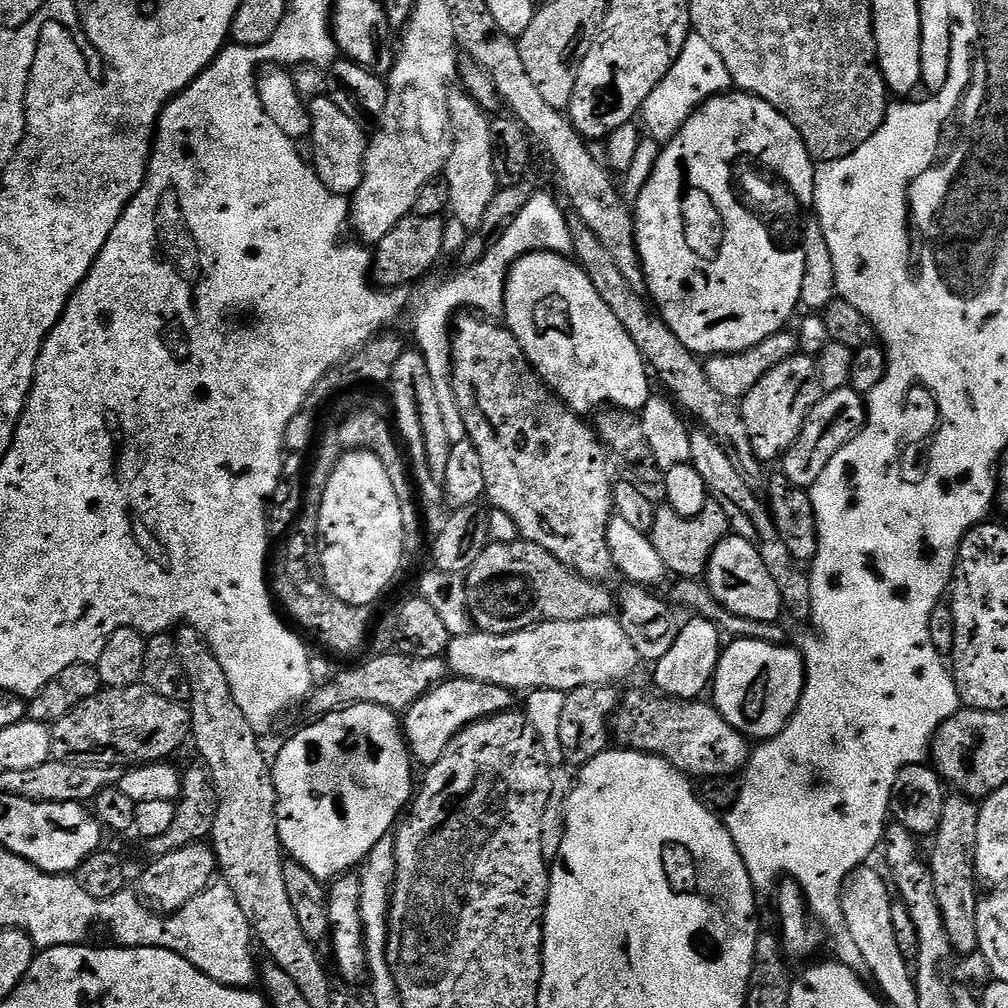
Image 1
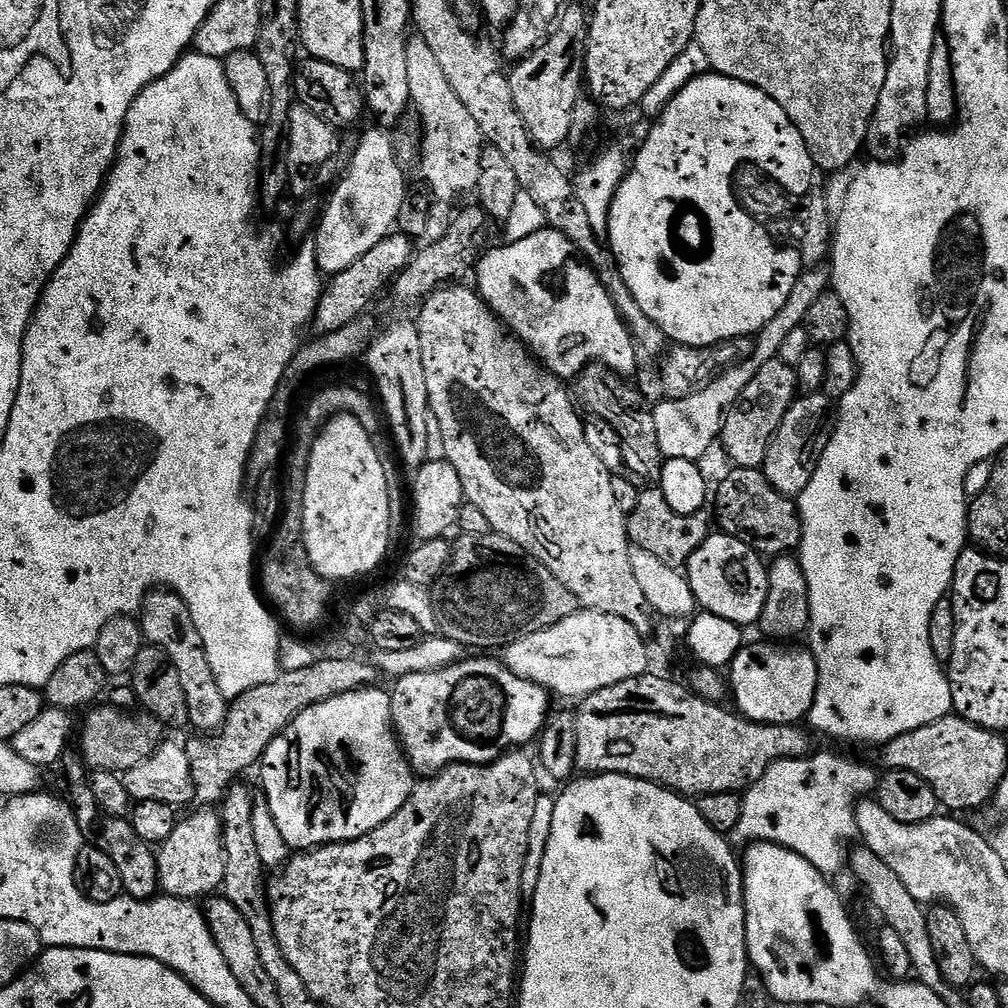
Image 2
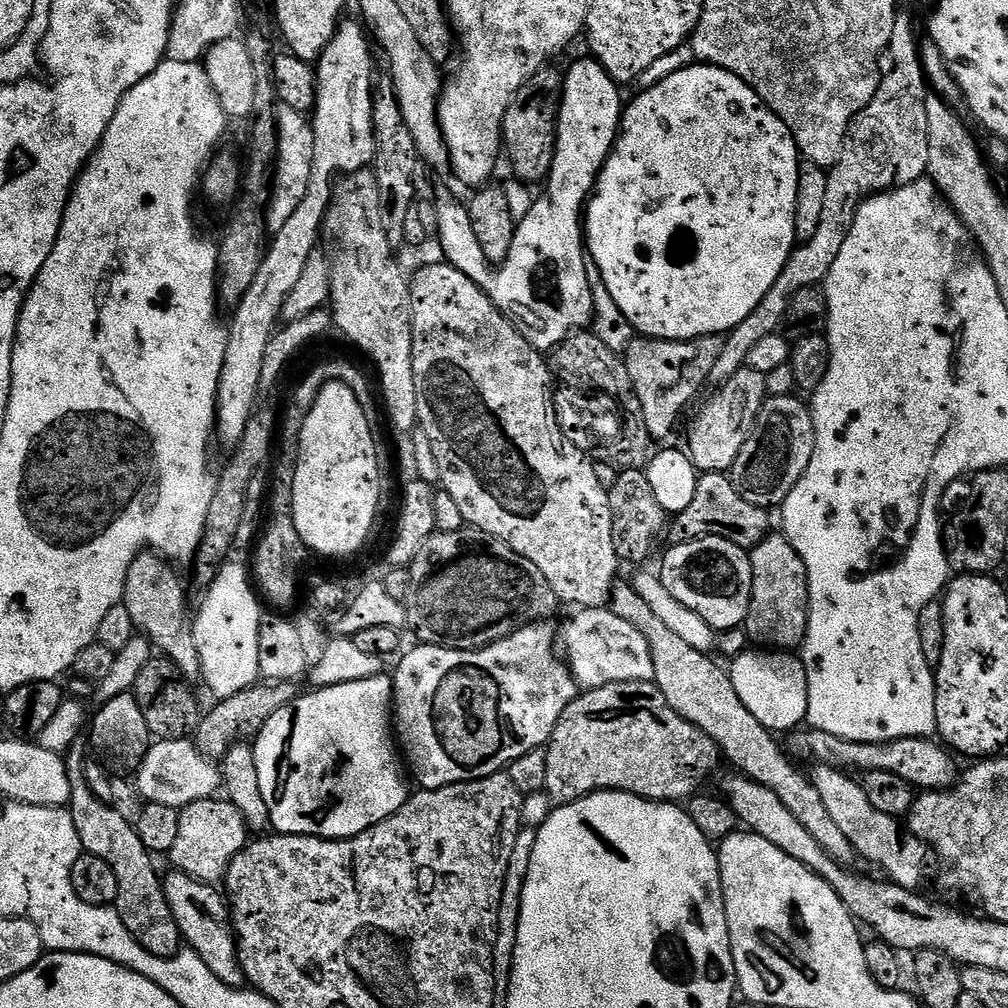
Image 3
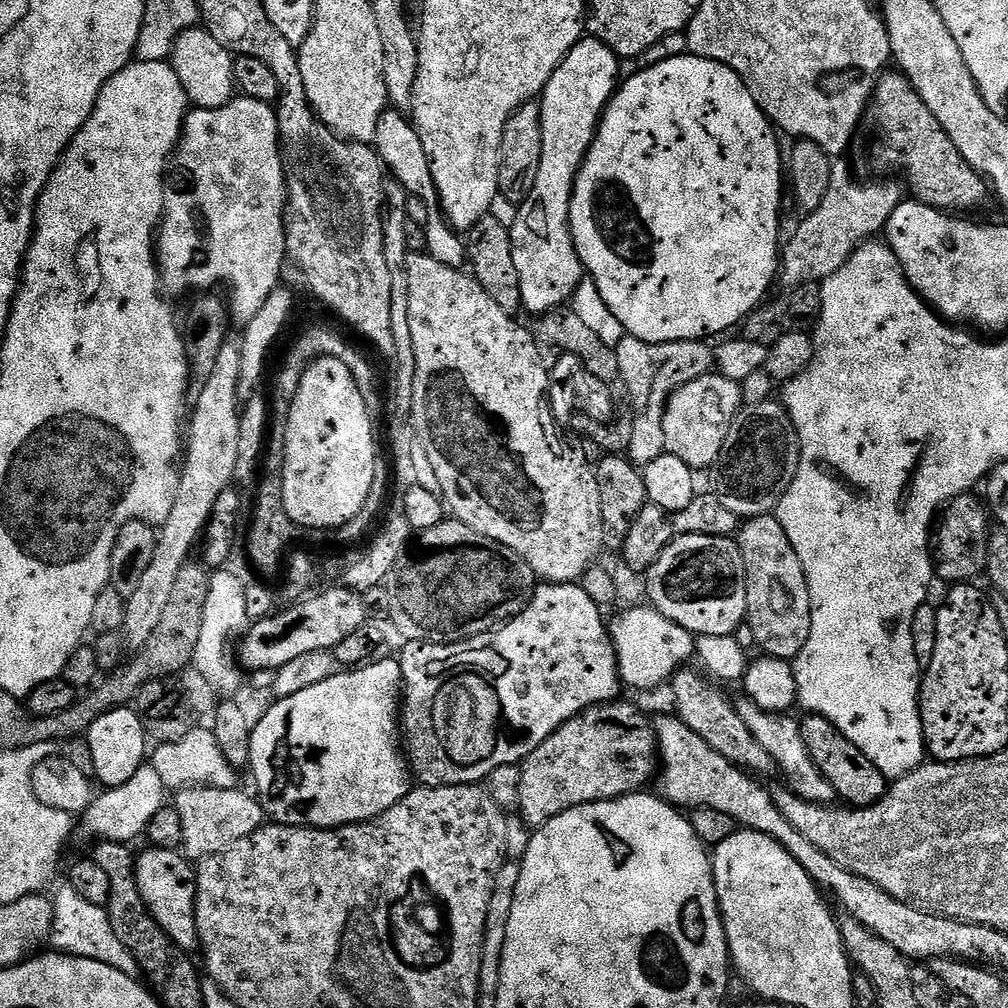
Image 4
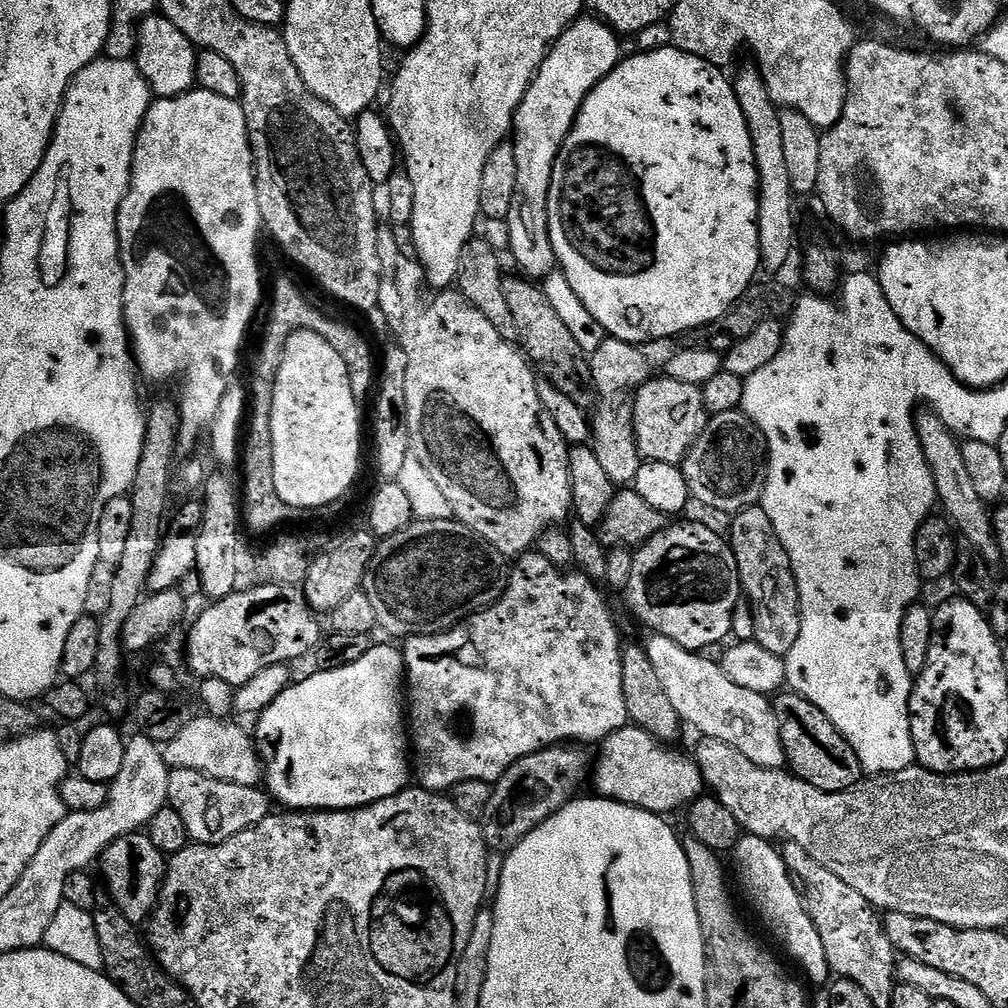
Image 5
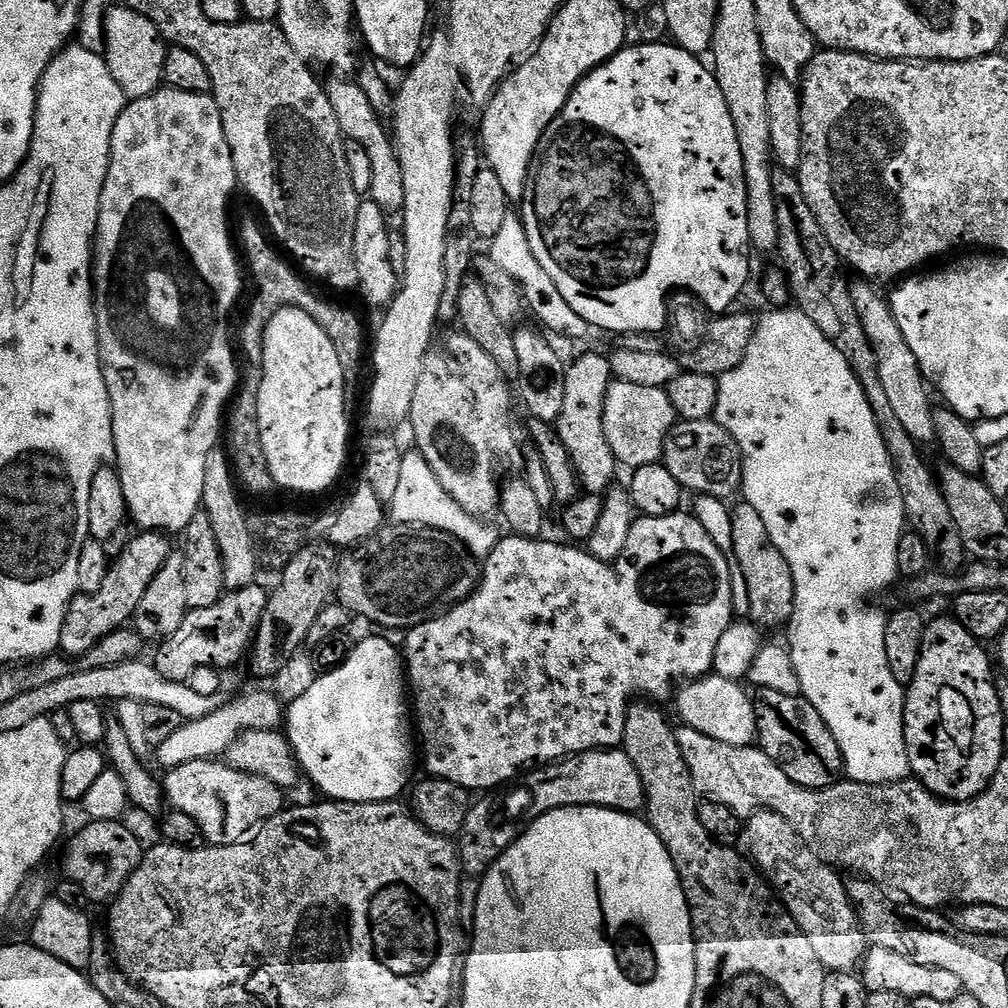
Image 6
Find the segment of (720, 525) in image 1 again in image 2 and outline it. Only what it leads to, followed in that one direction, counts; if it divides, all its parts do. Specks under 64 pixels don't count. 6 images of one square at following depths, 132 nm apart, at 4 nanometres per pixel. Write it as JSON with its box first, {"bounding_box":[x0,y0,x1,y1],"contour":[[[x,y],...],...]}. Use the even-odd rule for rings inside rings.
{"bounding_box":[626,487,710,570],"contour":[[[645,487],[639,493],[636,507],[626,516],[631,547],[654,554],[654,558],[666,562],[666,566],[677,570],[683,569],[694,554],[694,550],[698,550],[698,546],[702,546],[702,542],[708,540],[710,535],[708,515],[707,511],[678,514],[678,510],[670,510],[670,502],[666,502],[660,487]]]}

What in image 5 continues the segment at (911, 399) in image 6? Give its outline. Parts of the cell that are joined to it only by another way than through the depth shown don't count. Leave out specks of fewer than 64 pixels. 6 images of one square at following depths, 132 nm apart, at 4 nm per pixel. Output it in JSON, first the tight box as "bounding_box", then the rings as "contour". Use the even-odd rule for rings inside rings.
{"bounding_box":[916,410,1000,565],"contour":[[[931,410],[917,411],[916,429],[918,430],[920,445],[926,454],[926,462],[932,471],[939,507],[941,509],[944,507],[942,509],[943,515],[951,521],[955,531],[967,543],[979,550],[988,565],[999,565],[1000,547],[994,534],[990,508],[982,498],[978,498],[974,481],[970,479],[970,473],[966,471],[966,462],[962,459],[962,450],[960,449],[961,441],[952,437],[955,436],[953,429],[945,426],[939,414]]]}

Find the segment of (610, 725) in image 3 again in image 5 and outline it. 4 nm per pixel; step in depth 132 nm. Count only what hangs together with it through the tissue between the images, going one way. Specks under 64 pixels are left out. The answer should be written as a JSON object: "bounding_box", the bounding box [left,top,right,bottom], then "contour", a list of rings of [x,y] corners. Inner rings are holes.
{"bounding_box":[482,746,590,850],"contour":[[[557,746],[543,748],[540,752],[530,754],[514,766],[510,766],[492,784],[490,802],[482,817],[484,838],[493,849],[507,850],[513,848],[530,830],[542,826],[564,804],[581,795],[580,787],[590,780],[590,756],[580,746]]]}

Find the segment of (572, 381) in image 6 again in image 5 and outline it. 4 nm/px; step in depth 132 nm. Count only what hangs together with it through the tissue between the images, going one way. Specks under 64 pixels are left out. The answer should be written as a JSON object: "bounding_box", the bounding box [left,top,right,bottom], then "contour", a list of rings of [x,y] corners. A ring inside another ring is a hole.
{"bounding_box":[590,338,654,486],"contour":[[[607,338],[590,356],[592,384],[600,395],[600,405],[596,413],[592,412],[590,416],[591,443],[595,447],[598,462],[602,462],[602,470],[606,470],[617,486],[631,485],[642,463],[632,425],[632,398],[636,389],[654,376],[652,364],[644,352],[647,351],[643,347]]]}

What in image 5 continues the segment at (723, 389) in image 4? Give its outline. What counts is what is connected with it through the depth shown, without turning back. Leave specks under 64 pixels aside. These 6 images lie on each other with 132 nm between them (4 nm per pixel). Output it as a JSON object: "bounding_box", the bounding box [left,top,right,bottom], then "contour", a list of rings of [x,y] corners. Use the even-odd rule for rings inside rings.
{"bounding_box":[632,378,710,465],"contour":[[[653,378],[637,388],[632,398],[632,425],[636,445],[645,461],[683,465],[684,455],[704,432],[709,419],[710,413],[704,405],[704,393],[699,384]]]}

